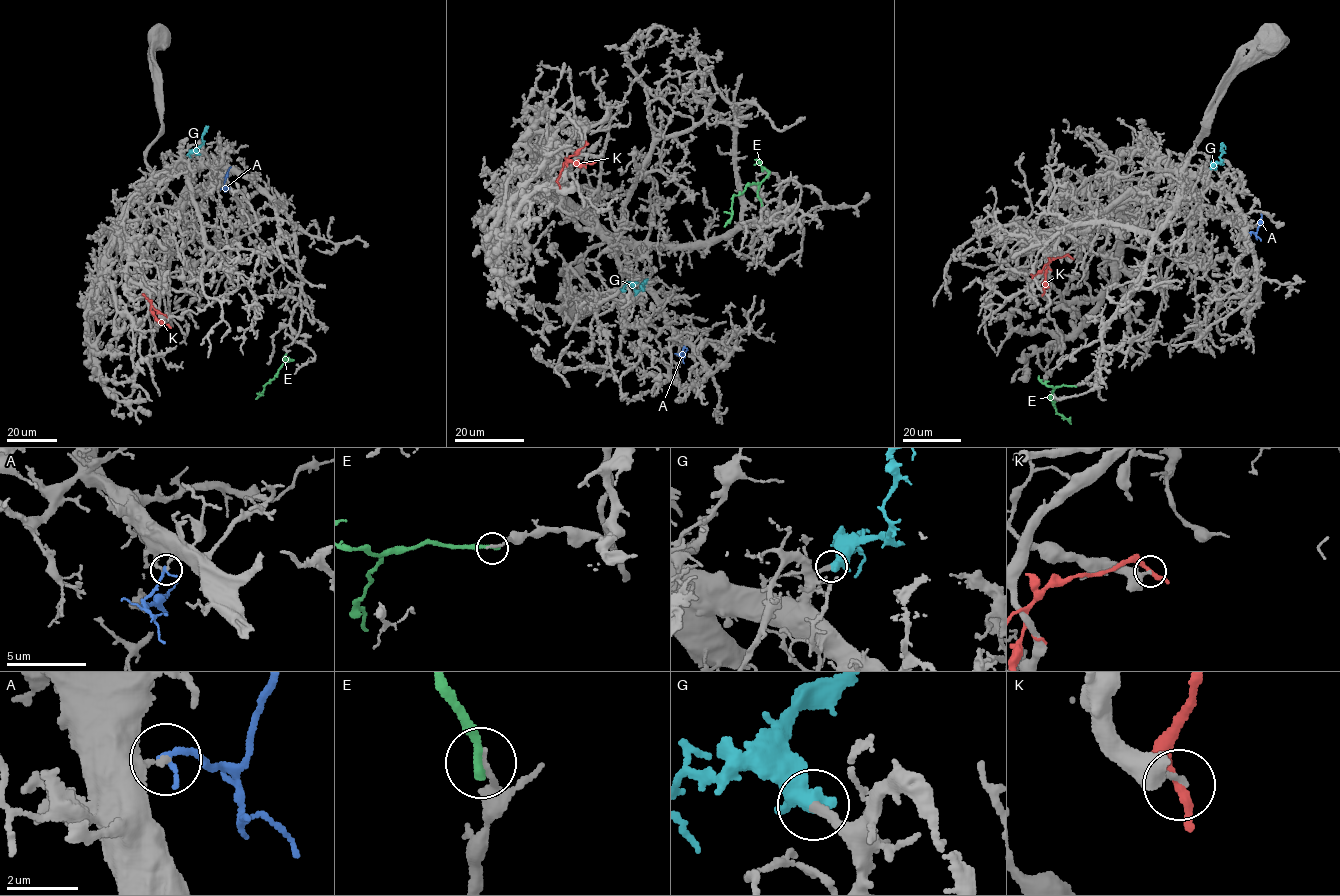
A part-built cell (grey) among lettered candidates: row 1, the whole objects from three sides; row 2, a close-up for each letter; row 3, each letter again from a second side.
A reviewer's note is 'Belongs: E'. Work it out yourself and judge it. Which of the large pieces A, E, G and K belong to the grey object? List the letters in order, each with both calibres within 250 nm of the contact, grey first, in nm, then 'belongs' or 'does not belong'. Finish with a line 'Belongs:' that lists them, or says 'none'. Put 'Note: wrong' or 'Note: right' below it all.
A: calibres 180 and 200 nm; does not belong
E: calibres 160 and 280 nm; does not belong
G: calibres 280 and 440 nm; belongs
K: calibres 160 and 260 nm; does not belong
Belongs: G
Note: wrong

